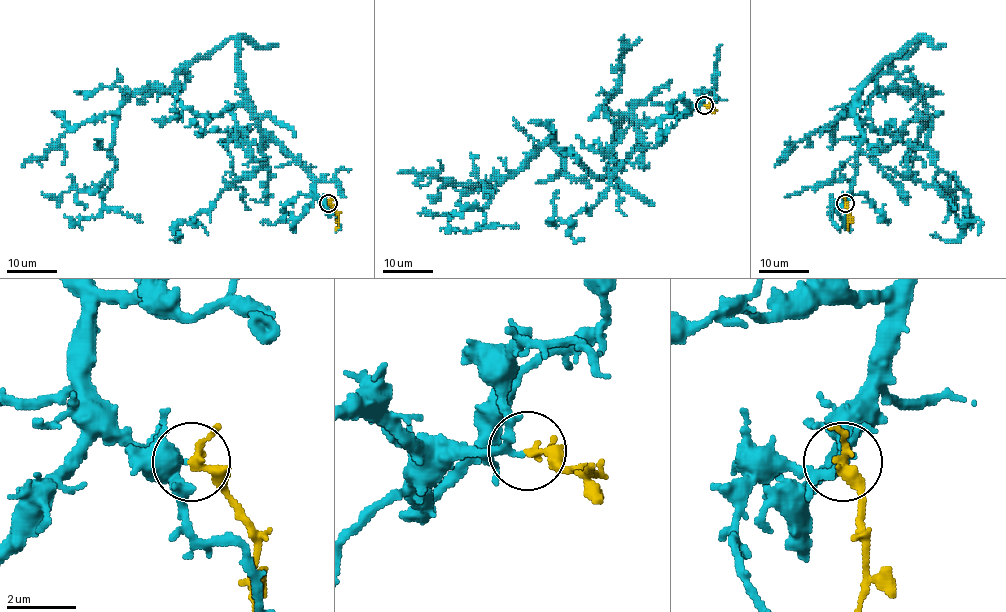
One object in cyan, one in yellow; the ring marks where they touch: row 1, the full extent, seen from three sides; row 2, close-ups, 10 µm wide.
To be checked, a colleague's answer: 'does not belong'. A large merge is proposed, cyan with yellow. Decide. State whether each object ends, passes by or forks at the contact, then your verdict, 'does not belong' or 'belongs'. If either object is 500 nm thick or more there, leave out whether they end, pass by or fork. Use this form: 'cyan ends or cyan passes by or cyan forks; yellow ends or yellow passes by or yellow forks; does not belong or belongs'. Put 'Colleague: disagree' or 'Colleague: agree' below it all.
cyan passes by; yellow passes by; belongs
Colleague: disagree

